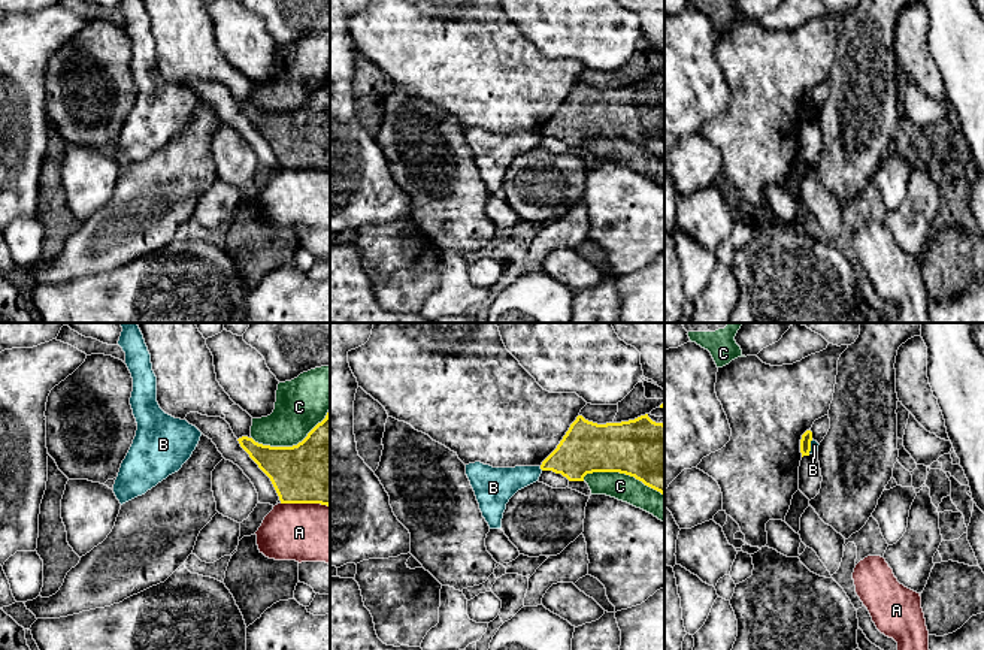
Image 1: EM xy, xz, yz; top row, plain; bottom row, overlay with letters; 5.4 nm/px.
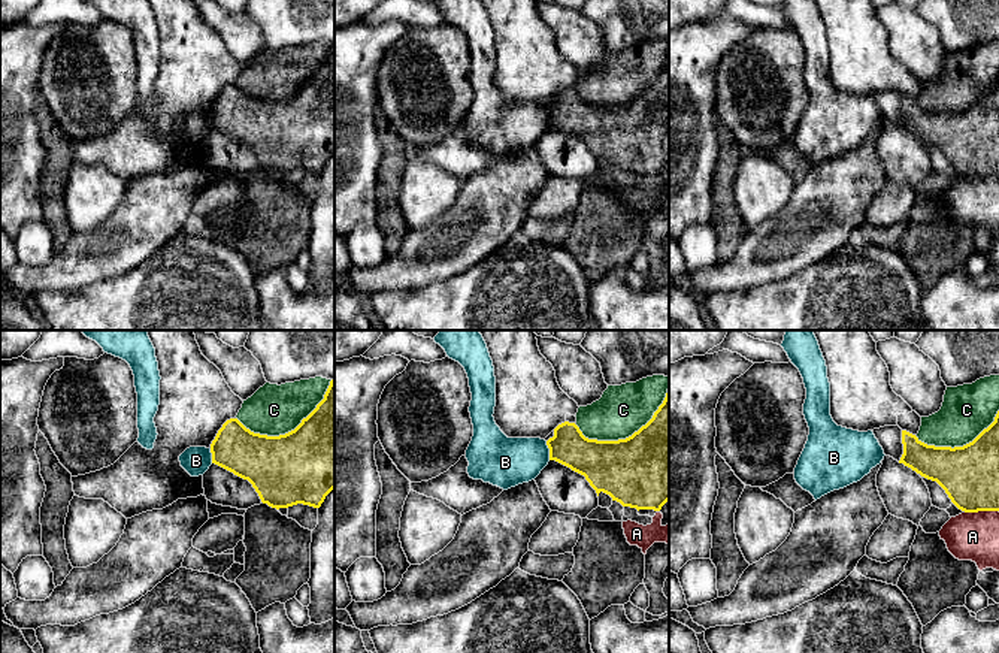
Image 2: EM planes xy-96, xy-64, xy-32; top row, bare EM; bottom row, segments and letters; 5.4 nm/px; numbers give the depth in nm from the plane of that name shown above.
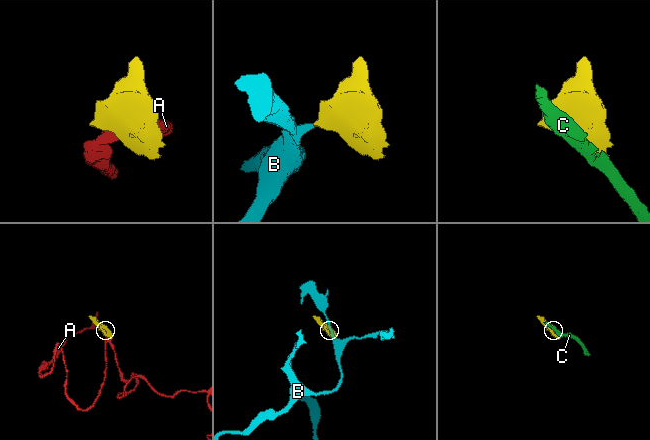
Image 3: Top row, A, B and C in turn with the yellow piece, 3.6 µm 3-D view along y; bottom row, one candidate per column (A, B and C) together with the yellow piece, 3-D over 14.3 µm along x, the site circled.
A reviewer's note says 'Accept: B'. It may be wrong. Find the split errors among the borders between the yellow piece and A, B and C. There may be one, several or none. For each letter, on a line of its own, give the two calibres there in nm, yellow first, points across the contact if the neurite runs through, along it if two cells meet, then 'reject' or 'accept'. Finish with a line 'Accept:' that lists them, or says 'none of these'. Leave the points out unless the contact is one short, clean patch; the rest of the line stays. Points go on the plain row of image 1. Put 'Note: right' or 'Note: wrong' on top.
Note: wrong
A: 400/320 nm | along xy (281, 168), (320, 168), (329, 172) | reject
B: 260/190 nm | along xz (539, 132), (542, 135) | reject
C: 400/280 nm | reject
Accept: none of these

